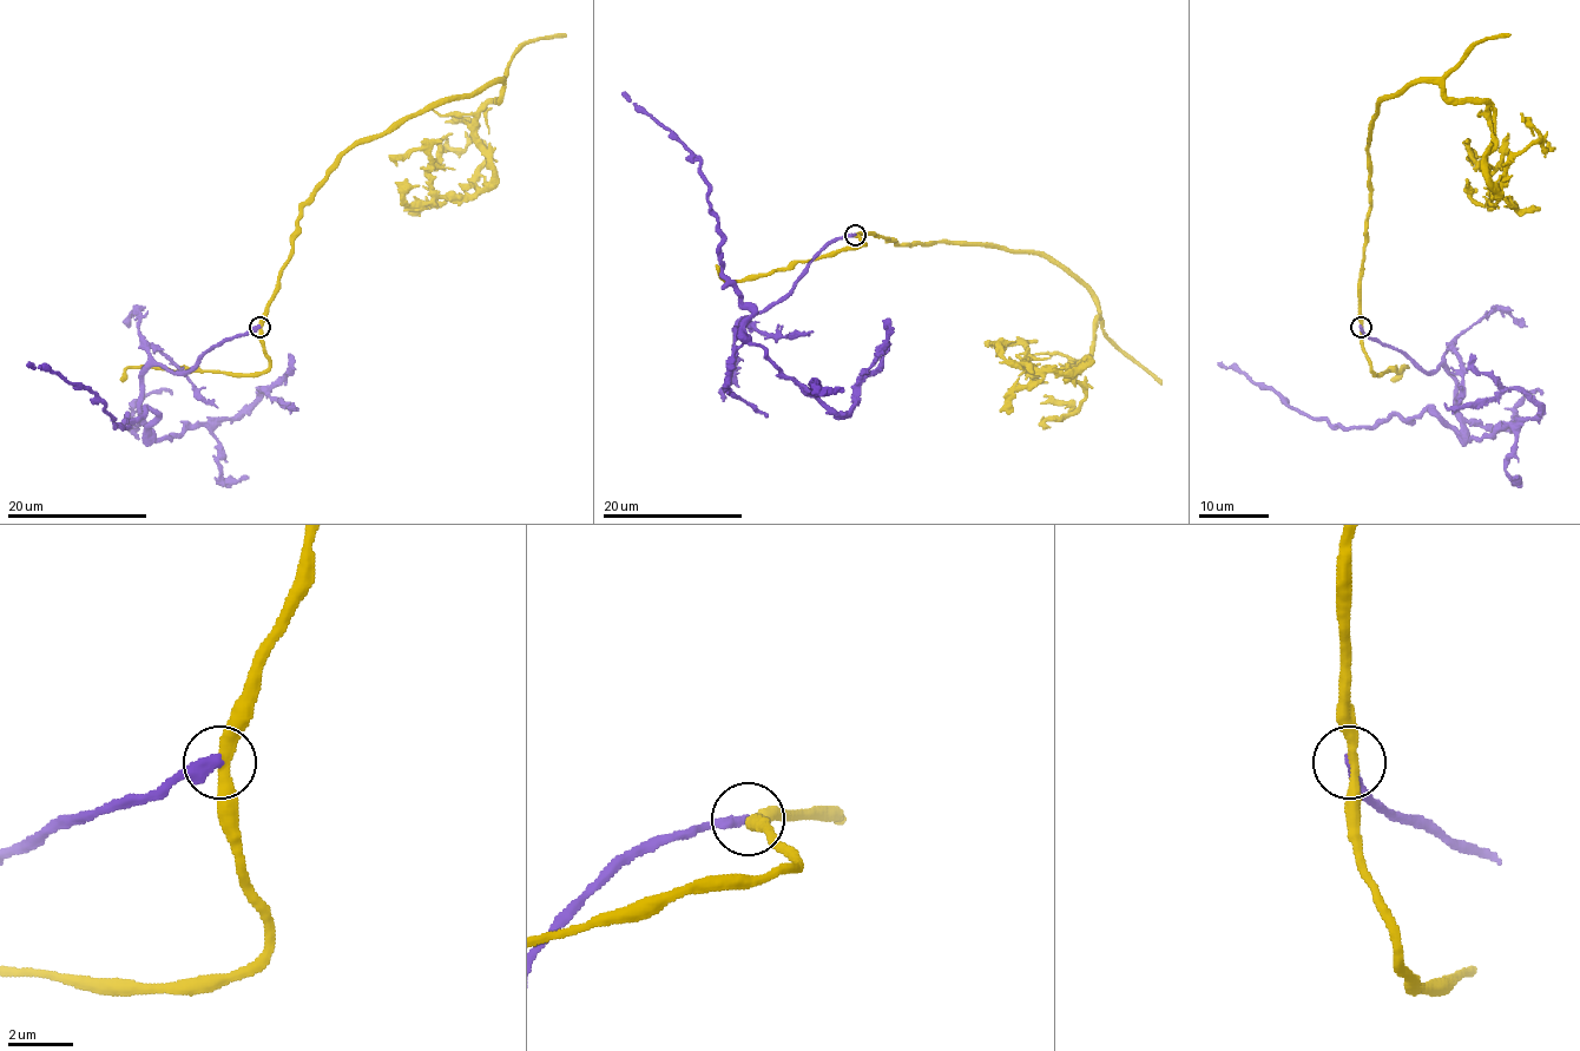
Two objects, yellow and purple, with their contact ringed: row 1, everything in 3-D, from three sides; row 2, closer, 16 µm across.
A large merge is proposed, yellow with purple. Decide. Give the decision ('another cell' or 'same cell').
another cell

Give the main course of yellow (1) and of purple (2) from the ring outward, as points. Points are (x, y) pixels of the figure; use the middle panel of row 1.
1: (855, 234), (1034, 251), (1093, 297), (1093, 352), (1078, 369), (1038, 370), (1025, 348), (985, 341)
2: (855, 234), (830, 241), (785, 295), (738, 324), (742, 335), (752, 313), (722, 273), (699, 161), (623, 92)

